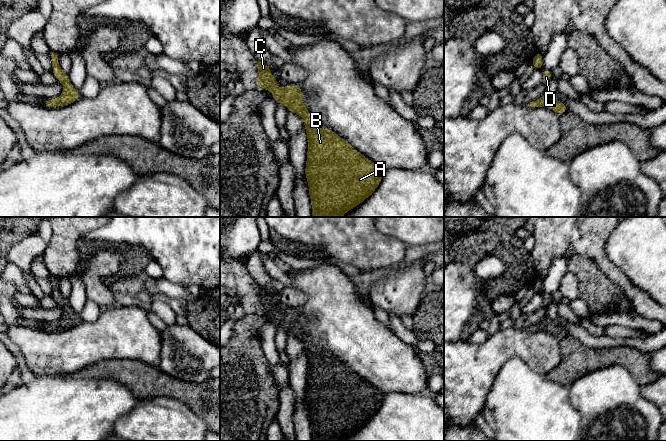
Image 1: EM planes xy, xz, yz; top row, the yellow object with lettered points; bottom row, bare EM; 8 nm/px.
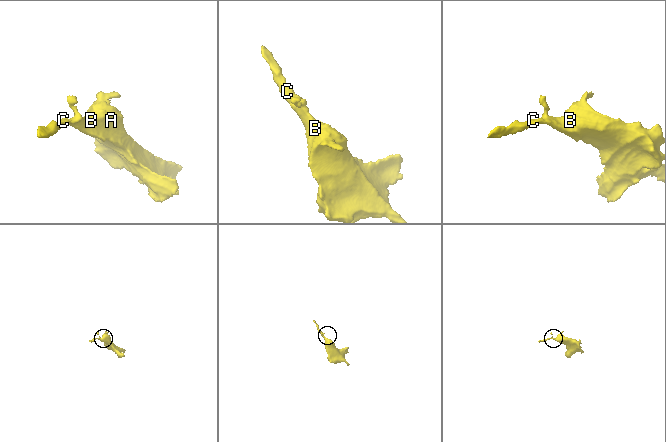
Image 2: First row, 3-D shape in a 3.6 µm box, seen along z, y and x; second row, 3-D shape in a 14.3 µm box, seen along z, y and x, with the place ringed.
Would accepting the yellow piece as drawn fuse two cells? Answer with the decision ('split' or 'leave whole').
leave whole

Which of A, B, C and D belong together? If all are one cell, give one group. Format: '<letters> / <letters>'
A B C D

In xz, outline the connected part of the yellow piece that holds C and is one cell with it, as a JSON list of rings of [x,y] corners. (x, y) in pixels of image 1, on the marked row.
[[[259,60],[257,66],[257,73],[260,71],[262,72],[259,78],[254,78],[257,85],[264,90],[273,91],[274,93],[270,96],[276,100],[277,104],[284,104],[287,107],[288,112],[295,112],[304,121],[308,139],[305,176],[307,178],[309,196],[311,198],[312,217],[342,217],[346,212],[361,204],[377,189],[384,175],[383,169],[350,146],[346,139],[339,137],[331,129],[320,125],[311,117],[305,104],[302,102],[300,84],[288,84],[283,89],[278,89],[278,78],[275,79],[271,75],[270,66]]]

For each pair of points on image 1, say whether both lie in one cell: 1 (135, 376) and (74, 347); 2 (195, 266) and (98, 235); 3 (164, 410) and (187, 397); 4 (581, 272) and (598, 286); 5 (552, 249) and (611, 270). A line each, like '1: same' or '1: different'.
1: different
2: same
3: different
4: same
5: same

